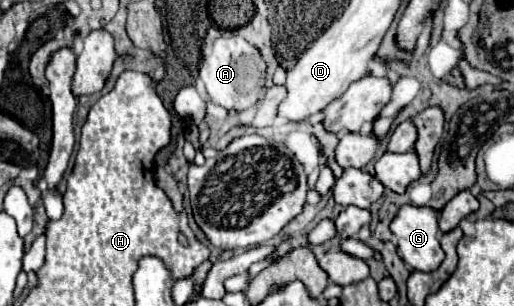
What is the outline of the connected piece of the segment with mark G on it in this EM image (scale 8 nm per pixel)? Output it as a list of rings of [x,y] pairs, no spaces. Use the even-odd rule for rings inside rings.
[[[401,206],[399,214],[391,222],[391,232],[397,242],[397,252],[401,260],[409,266],[409,270],[419,270],[419,272],[433,272],[439,268],[443,262],[445,254],[439,246],[439,226],[437,226],[437,216],[435,210],[431,208],[417,208],[417,206]]]

